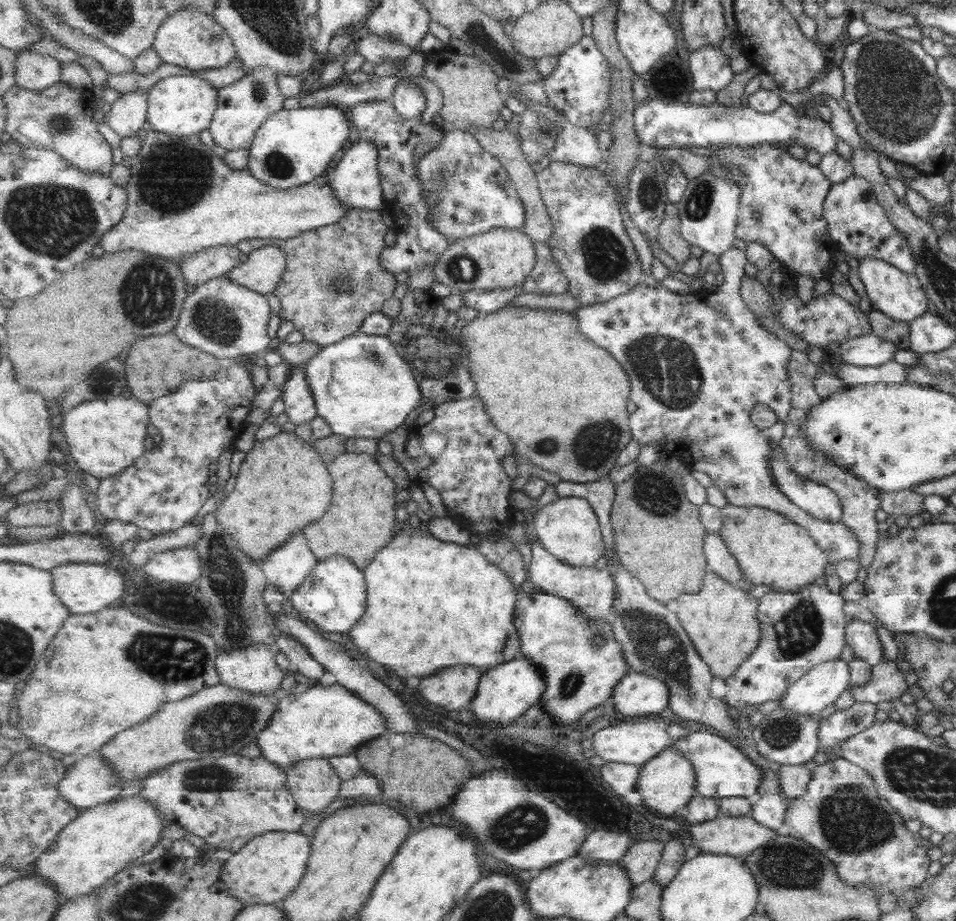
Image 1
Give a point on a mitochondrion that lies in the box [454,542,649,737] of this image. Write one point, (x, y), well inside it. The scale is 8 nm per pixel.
(569, 684)

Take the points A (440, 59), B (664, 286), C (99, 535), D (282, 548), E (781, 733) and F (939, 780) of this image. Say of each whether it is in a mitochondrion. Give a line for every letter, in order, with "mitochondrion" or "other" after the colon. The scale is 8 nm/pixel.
A: other
B: other
C: other
D: other
E: mitochondrion
F: mitochondrion

